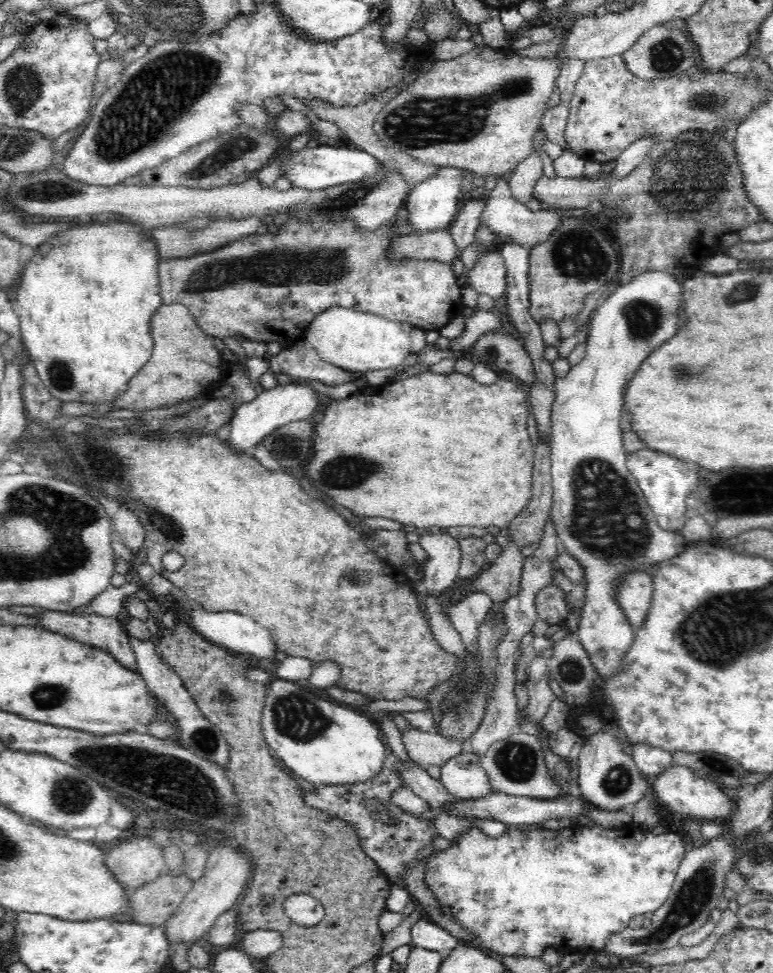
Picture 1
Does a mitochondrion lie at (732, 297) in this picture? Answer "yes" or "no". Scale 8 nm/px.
yes

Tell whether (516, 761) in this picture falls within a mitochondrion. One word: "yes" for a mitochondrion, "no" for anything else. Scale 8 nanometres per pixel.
yes

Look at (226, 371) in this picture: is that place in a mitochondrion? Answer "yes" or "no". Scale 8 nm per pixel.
no

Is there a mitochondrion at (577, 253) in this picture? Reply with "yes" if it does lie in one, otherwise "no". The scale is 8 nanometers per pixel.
yes

